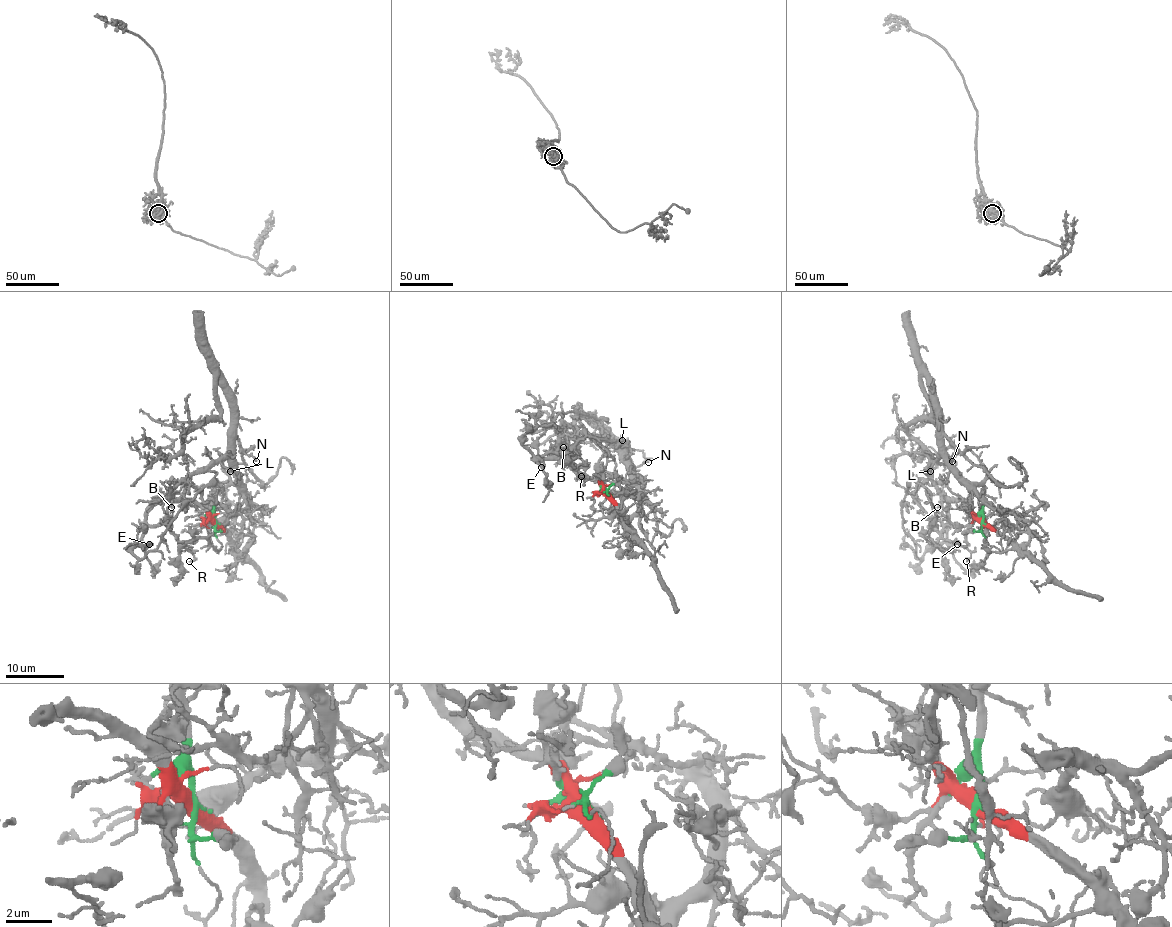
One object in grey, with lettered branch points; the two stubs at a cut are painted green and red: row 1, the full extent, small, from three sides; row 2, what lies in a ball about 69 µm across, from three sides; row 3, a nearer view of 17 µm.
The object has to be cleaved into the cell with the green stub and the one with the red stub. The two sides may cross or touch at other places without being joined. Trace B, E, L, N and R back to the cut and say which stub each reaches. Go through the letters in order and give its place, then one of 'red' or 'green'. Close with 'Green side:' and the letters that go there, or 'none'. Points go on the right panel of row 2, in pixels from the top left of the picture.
B: place (937, 507); red
E: place (957, 544); red
L: place (930, 471); green
N: place (952, 461); green
R: place (966, 561); red
Green side: L, N

